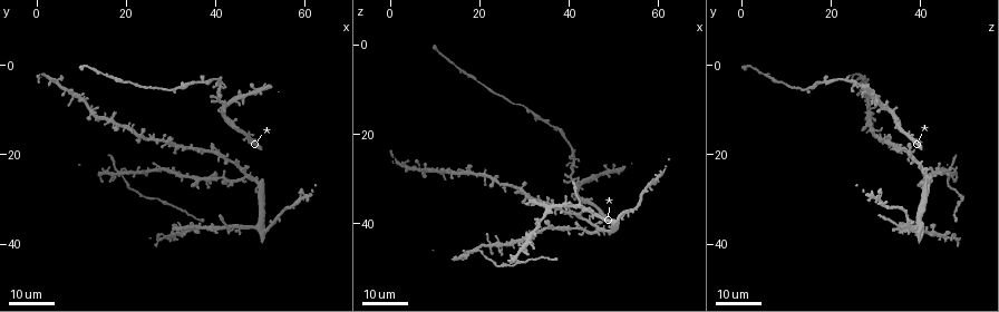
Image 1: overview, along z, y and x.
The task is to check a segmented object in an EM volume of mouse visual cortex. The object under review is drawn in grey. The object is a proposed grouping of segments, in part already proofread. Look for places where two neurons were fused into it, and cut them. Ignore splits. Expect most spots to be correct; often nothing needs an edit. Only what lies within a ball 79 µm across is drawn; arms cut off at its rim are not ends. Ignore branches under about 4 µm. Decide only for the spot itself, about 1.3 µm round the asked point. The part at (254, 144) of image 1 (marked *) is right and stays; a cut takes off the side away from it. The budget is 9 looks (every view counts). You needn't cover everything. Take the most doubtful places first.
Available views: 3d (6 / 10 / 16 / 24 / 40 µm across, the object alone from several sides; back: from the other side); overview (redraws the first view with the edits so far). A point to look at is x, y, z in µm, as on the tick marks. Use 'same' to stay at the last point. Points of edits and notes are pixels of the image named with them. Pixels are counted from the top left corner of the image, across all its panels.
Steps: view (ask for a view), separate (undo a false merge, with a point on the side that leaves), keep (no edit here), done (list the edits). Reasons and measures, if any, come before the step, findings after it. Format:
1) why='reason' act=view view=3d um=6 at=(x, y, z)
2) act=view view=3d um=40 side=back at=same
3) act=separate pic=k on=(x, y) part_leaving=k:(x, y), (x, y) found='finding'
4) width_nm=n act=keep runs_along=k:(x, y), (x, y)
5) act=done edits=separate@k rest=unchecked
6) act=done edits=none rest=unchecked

why='thin arm on a thick one' act=view view=3d um=24 at=(42.0, 36.0, 36.0)

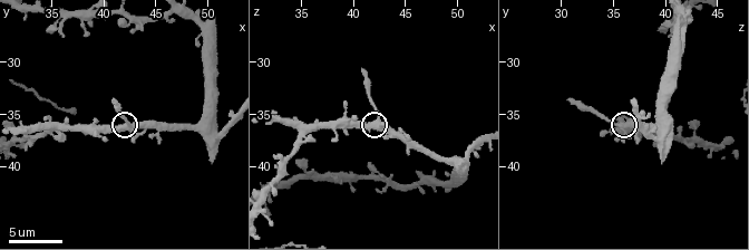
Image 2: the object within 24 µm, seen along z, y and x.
why='closer look' act=view view=3d um=10 at=(42.0, 36.2, 35.4)

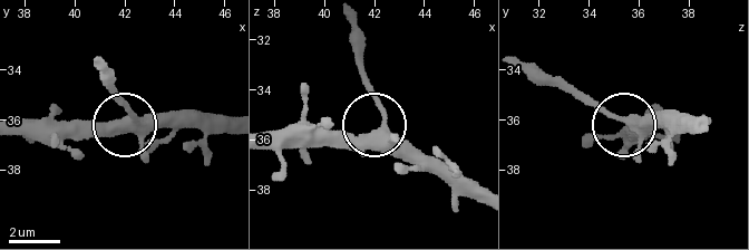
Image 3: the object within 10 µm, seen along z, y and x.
act=keep runs_along=3:(476, 201), (450, 190), (387, 132), (361, 64) found='all the same neuron'

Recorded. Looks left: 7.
why='thick turns thin' act=view view=3d um=24 at=(30.0, 5.5, 14.0)

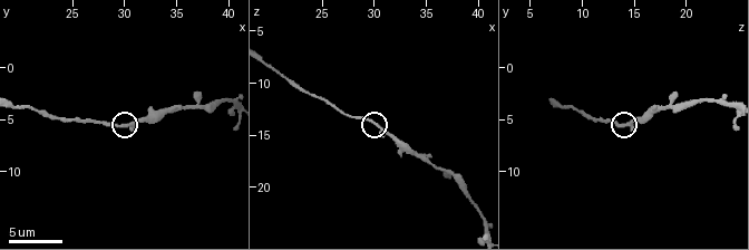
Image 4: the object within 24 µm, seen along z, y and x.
act=view view=3d um=6 at=(30.4, 5.4, 14.0)

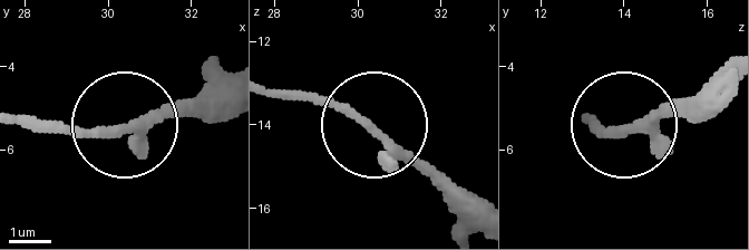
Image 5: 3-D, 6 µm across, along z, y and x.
arms=3 act=keep runs_along=5:(473, 219), (377, 126), (284, 94) found='continuous, no second neuron'

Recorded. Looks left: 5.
why='sudden change in width' act=view view=3d um=24 at=(44.0, 13.0, 35.0)

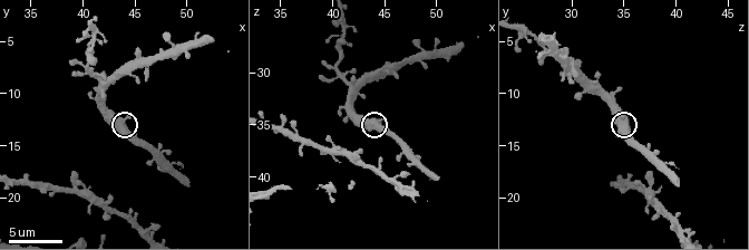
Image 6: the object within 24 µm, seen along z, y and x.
act=view view=3d um=10 at=(43.8, 13.0, 35.4)

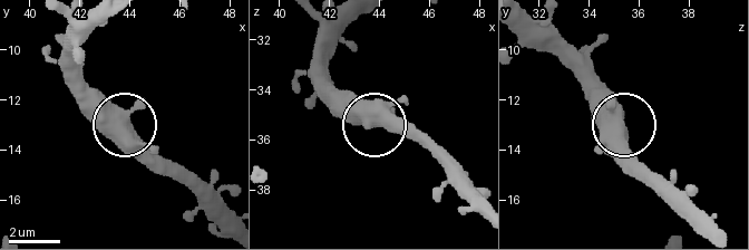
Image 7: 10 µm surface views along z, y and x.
act=keep runs_along=7:(702, 231), (651, 180), (623, 123), (589, 86) found='one neuron here'

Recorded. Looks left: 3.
why='calibre changes' act=view view=3d um=6 at=(41.0, 4.4, 26.0)

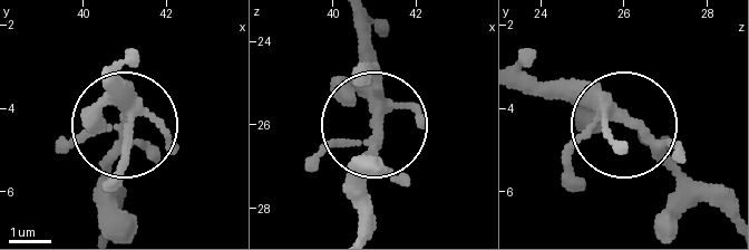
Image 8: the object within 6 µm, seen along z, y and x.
why='other side' act=view view=3d um=6 side=back at=(41.05, 4.30, 26.05)

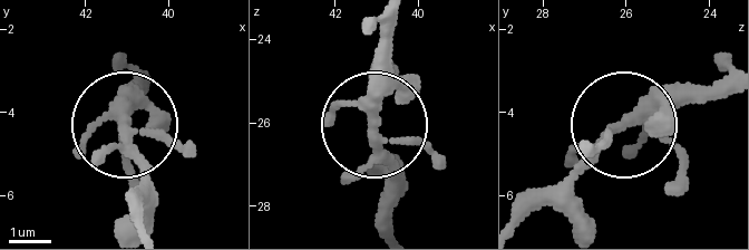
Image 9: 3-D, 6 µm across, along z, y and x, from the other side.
width_nm=260 act=keep found='one neuron here'

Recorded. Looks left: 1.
act=done edits=none rest=unchecked

